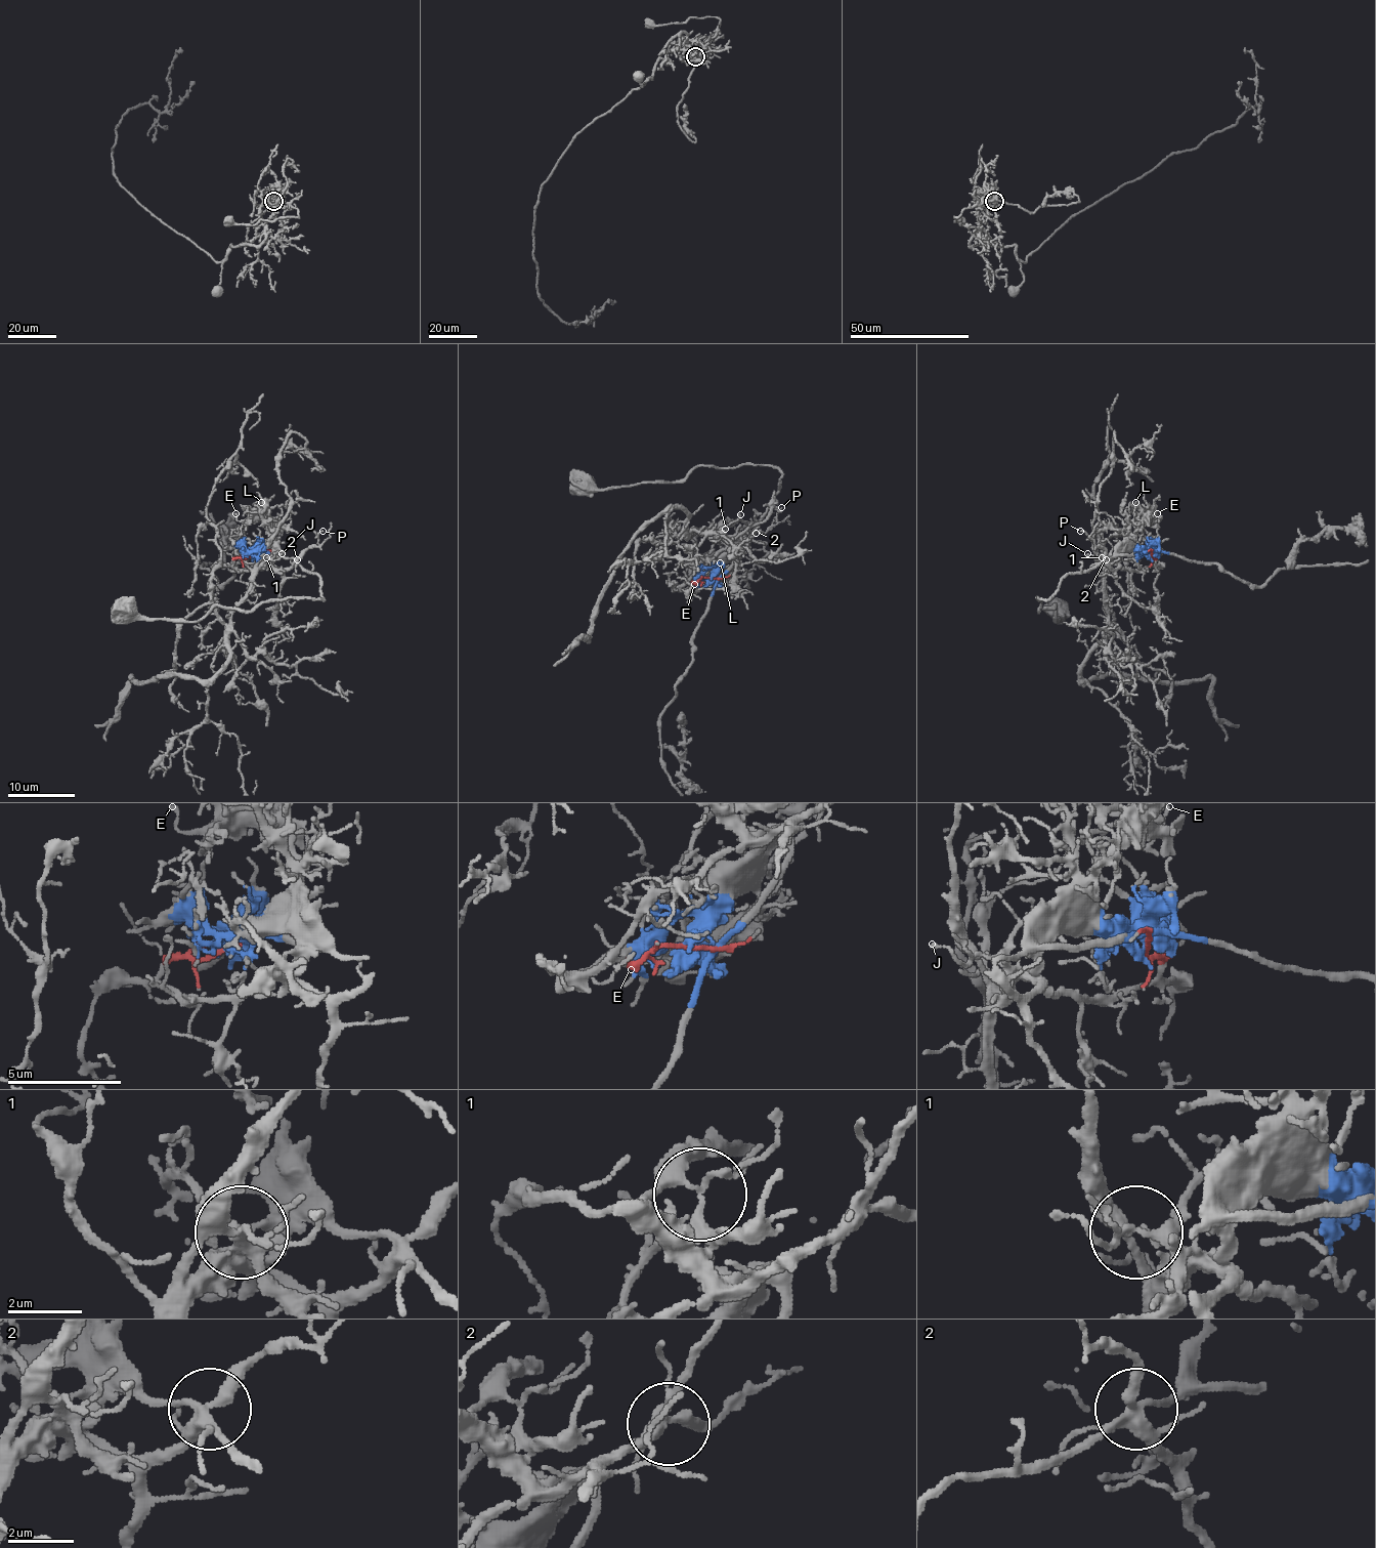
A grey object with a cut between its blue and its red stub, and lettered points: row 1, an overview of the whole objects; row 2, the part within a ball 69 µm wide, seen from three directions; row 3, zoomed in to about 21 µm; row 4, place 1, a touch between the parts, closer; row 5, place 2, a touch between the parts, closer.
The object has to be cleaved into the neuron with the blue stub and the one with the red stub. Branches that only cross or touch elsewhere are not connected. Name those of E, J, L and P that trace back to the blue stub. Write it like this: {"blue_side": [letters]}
{"blue_side": ["E", "J", "L"]}

